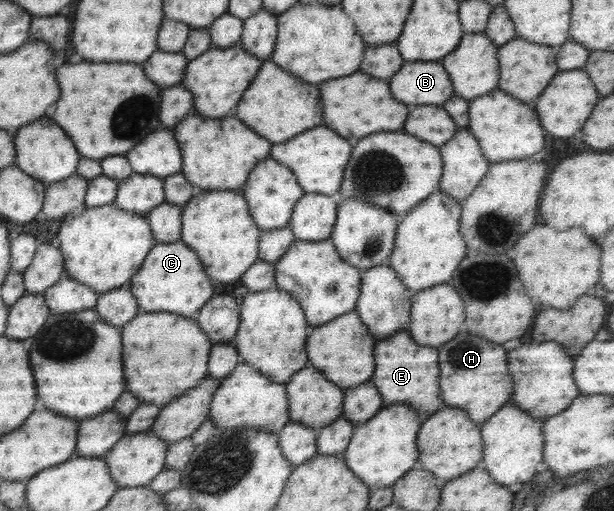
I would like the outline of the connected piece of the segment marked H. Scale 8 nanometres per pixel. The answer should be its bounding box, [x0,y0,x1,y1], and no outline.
[438,328,514,424]

